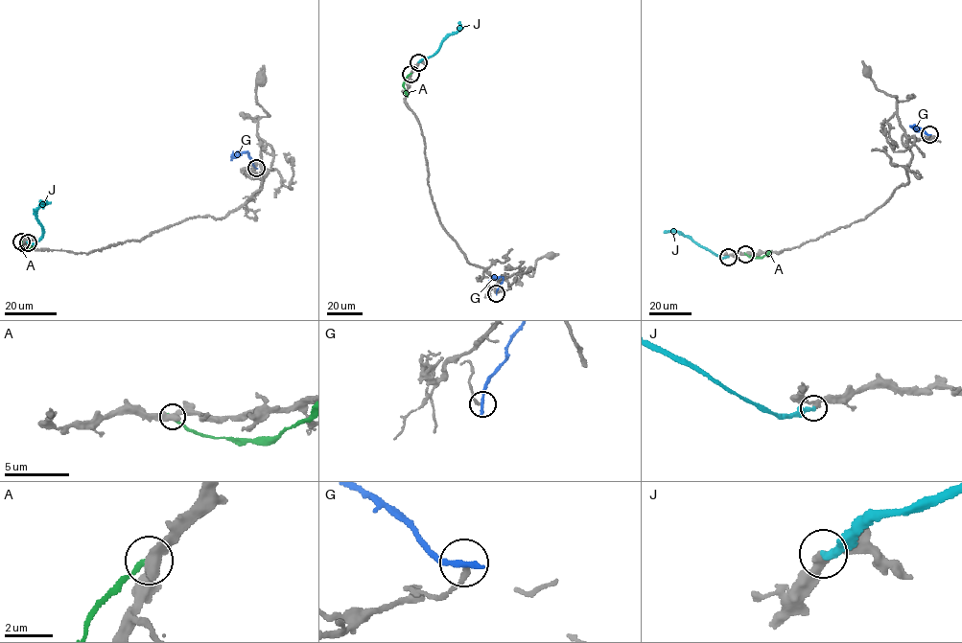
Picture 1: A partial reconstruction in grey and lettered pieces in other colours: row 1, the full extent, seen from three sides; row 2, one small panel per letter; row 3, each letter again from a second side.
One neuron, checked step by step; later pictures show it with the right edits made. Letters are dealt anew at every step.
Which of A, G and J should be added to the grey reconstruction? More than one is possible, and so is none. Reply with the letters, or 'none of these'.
J

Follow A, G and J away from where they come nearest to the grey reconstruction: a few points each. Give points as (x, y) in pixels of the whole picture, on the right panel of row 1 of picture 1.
A: (745, 254), (761, 257), (770, 251)
G: (929, 134), (911, 126), (923, 132)
J: (728, 256), (715, 254), (682, 234), (665, 231)

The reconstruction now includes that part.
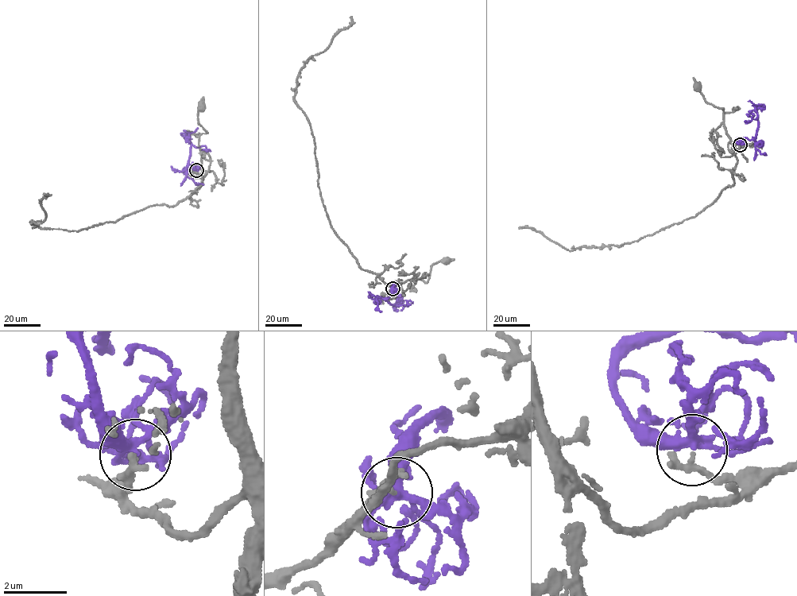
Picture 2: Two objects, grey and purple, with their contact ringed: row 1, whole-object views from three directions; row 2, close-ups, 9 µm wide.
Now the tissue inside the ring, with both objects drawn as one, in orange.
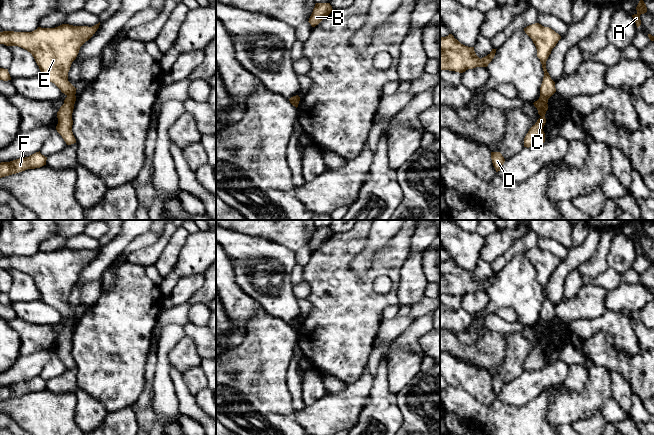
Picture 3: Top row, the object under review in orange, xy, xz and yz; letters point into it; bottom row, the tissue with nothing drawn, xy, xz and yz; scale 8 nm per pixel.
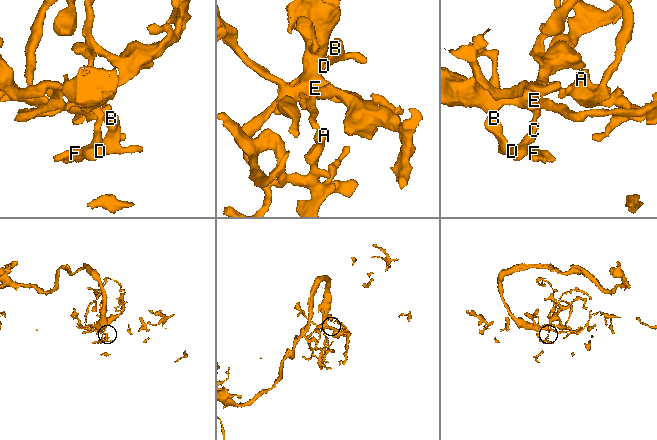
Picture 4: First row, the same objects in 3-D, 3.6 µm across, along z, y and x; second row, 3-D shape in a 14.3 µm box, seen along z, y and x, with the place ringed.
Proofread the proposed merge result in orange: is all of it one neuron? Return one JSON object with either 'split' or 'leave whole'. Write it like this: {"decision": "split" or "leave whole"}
{"decision": "split"}

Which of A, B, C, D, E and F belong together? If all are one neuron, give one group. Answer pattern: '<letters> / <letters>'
A E / B C D F

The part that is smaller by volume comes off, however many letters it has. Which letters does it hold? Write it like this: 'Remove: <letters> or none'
Remove: B, C, D, F

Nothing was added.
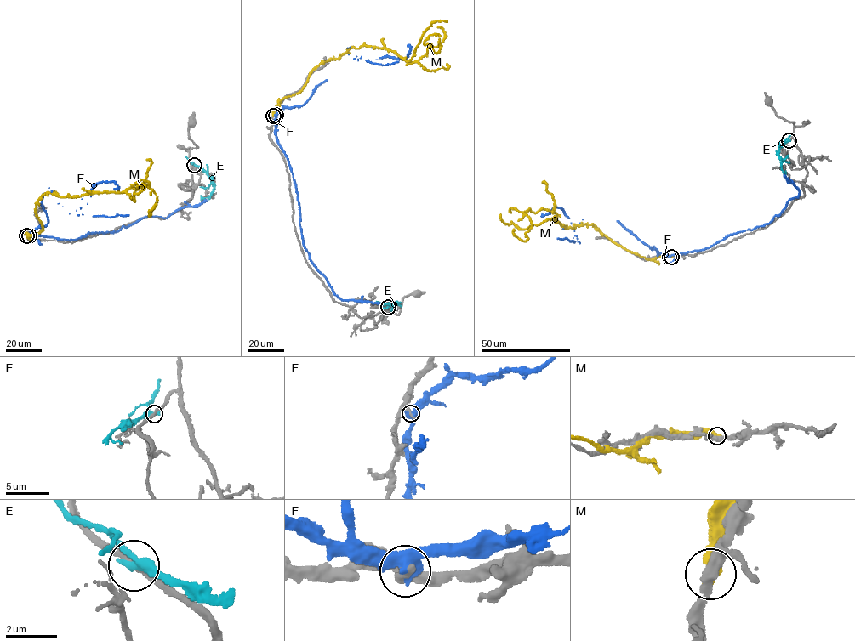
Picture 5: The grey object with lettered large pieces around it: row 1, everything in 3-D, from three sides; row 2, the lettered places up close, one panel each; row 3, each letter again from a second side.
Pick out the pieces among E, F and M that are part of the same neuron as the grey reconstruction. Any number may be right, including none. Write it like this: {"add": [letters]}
{"add": []}

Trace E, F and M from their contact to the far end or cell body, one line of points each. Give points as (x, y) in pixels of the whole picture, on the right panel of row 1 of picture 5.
E: (789, 140), (783, 142), (778, 153), (780, 167), (783, 172), (785, 171)
F: (669, 257), (709, 248), (729, 235), (770, 223), (790, 199), (798, 197), (799, 192), (784, 175)
M: (671, 257), (641, 257), (590, 224), (564, 228), (544, 209), (524, 212), (532, 224), (525, 241), (513, 229)

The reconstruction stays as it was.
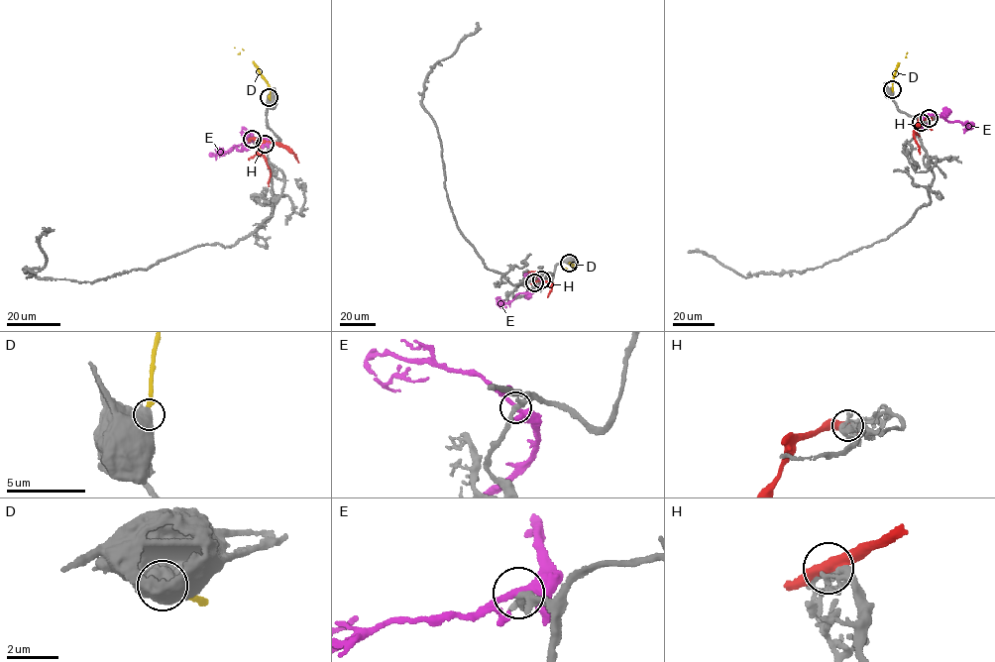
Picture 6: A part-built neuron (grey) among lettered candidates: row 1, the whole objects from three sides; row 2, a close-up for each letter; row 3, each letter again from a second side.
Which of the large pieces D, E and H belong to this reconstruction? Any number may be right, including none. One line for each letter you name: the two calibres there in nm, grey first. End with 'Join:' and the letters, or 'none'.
Join: none

